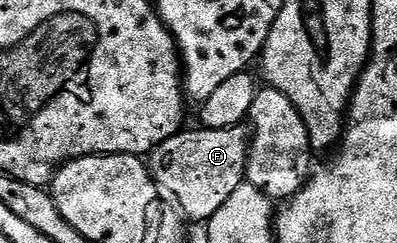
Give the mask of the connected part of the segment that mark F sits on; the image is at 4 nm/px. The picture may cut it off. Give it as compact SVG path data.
M236 125L233 129L195 128L185 128L163 141L152 150L146 164L161 194L171 198L175 208L189 222L207 223L214 211L230 199L230 194L245 184L250 133L244 125Z

